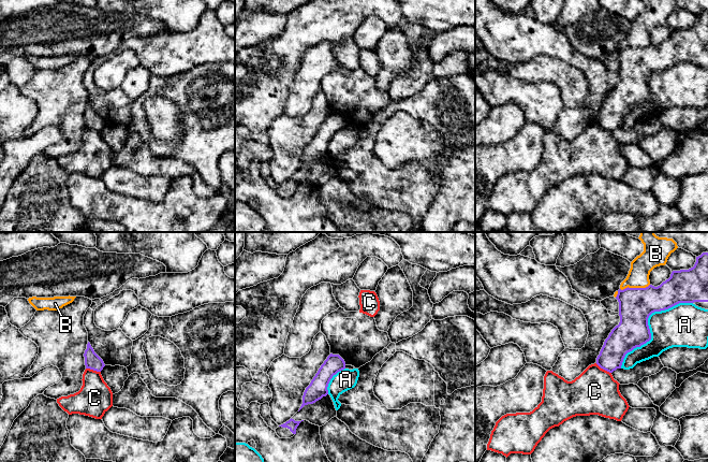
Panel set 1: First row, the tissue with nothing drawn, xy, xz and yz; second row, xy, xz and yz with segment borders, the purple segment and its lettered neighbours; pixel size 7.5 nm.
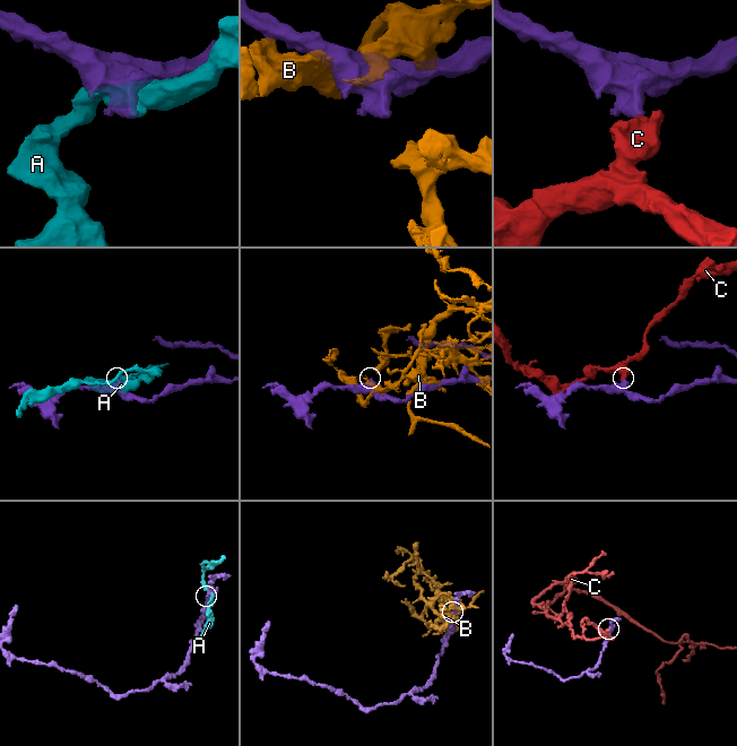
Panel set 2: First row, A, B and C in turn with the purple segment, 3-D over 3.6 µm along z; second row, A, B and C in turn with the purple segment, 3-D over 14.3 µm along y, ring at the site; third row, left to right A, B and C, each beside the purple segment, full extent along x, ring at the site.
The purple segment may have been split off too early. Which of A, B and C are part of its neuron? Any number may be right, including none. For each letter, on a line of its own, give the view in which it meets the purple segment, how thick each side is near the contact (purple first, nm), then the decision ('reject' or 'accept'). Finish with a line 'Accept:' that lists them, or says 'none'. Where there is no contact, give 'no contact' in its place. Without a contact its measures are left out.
A: yz | 260/320 nm | reject
B: yz | 260/160 nm | reject
C: yz | 200/340 nm | reject
Accept: none

